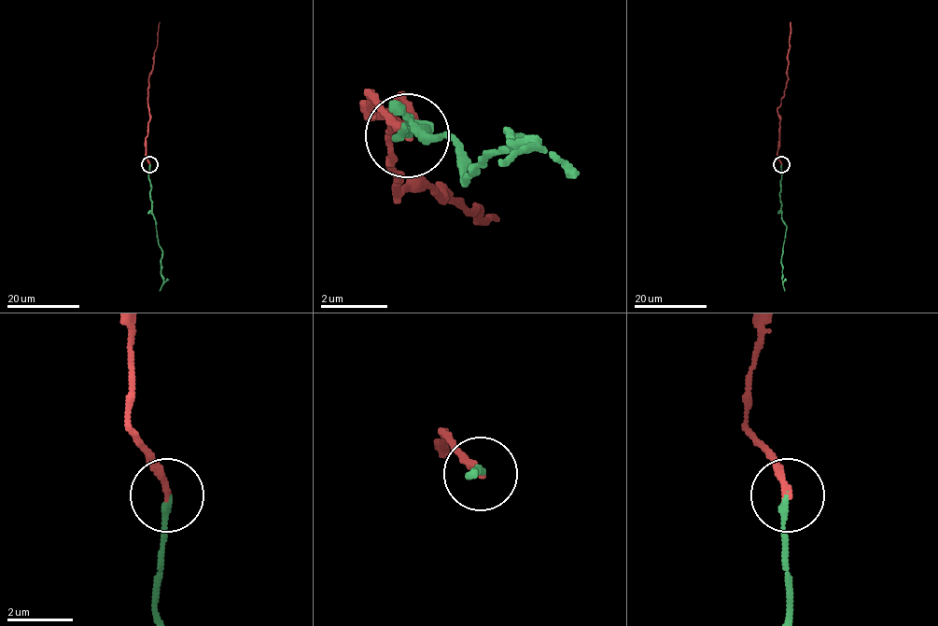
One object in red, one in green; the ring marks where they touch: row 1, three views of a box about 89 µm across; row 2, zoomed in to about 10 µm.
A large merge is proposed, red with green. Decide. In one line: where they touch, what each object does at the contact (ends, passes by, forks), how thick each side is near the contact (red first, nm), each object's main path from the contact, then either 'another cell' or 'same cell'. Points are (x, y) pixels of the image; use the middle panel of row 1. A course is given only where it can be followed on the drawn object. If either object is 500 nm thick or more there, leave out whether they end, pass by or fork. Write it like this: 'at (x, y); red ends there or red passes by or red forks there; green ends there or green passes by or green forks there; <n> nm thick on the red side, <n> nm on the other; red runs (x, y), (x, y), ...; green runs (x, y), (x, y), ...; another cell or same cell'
at (407, 135); red ends there; green ends there; 220 nm thick on the red side, 150 nm on the other; red runs (405, 137), (371, 95), (388, 120), (405, 95), (397, 196), (447, 187), (464, 213), (497, 213); green runs (405, 137), (422, 129), (455, 146), (464, 179), (523, 146), (514, 129), (514, 146), (531, 146), (497, 162); same cell

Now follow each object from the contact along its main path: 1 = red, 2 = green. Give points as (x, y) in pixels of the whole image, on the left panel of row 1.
1: (149, 164), (146, 157), (149, 120), (147, 89), (160, 22)
2: (149, 164), (151, 214), (162, 251), (163, 285), (160, 290)

